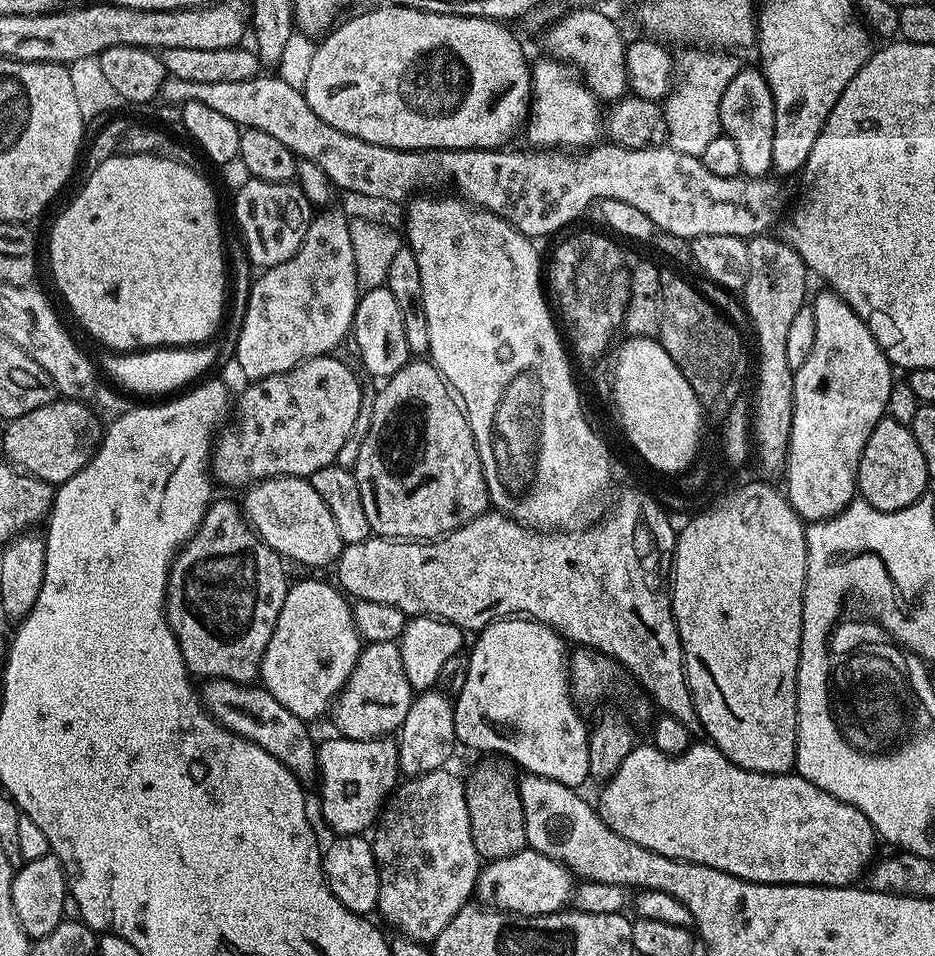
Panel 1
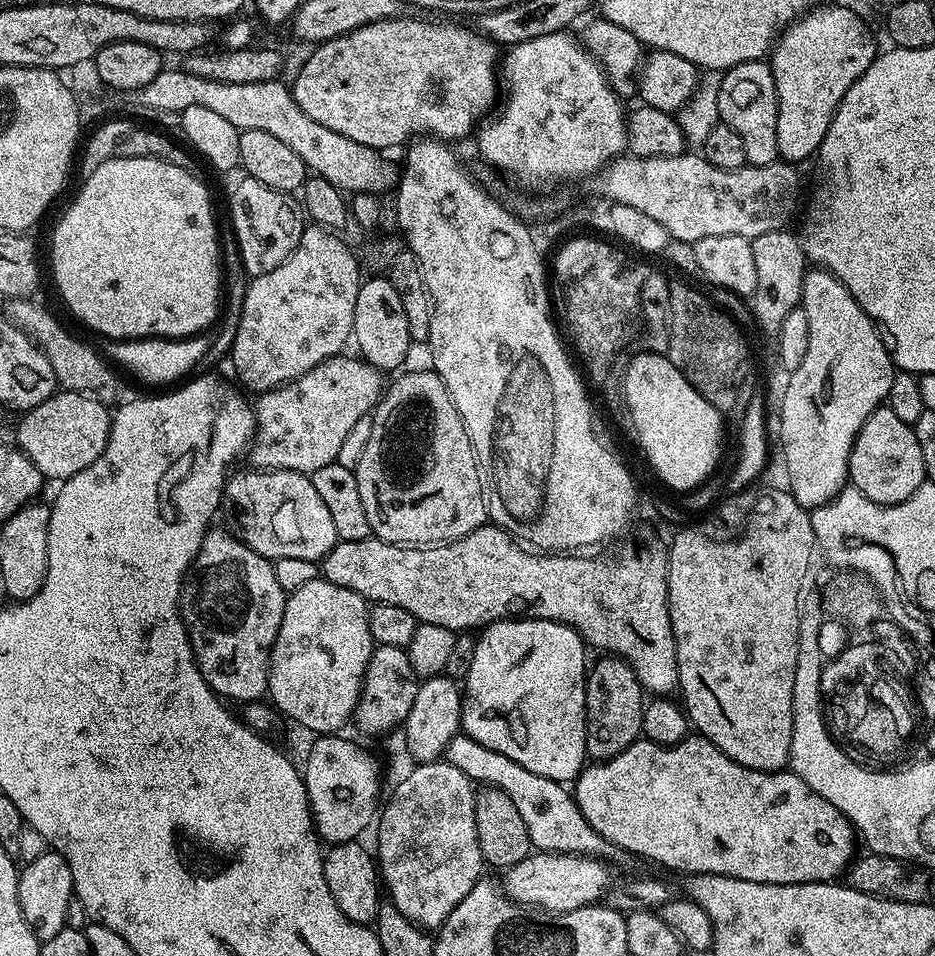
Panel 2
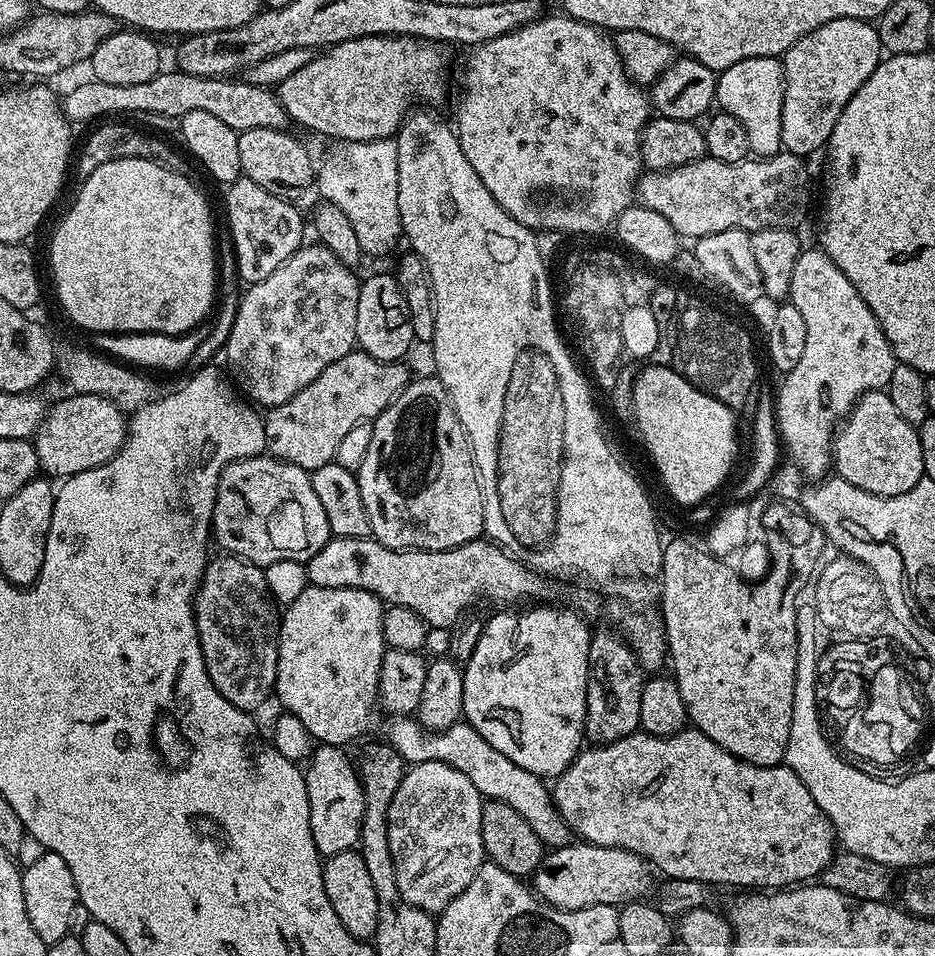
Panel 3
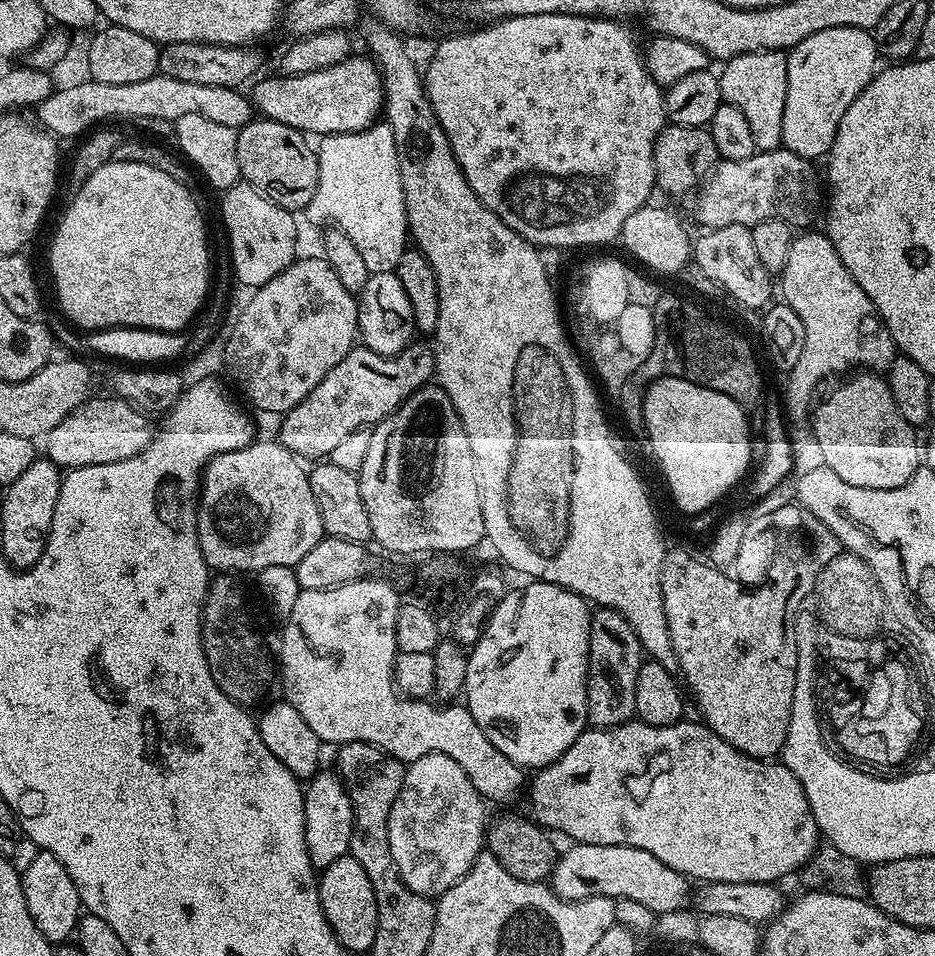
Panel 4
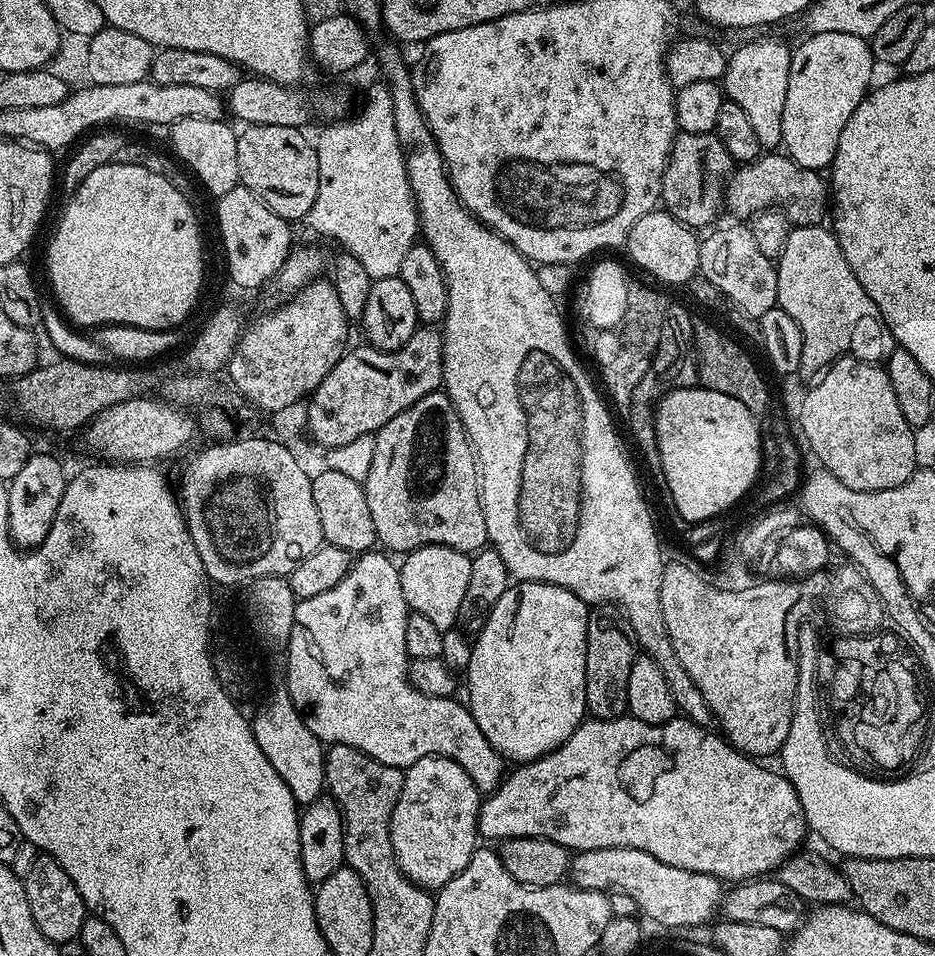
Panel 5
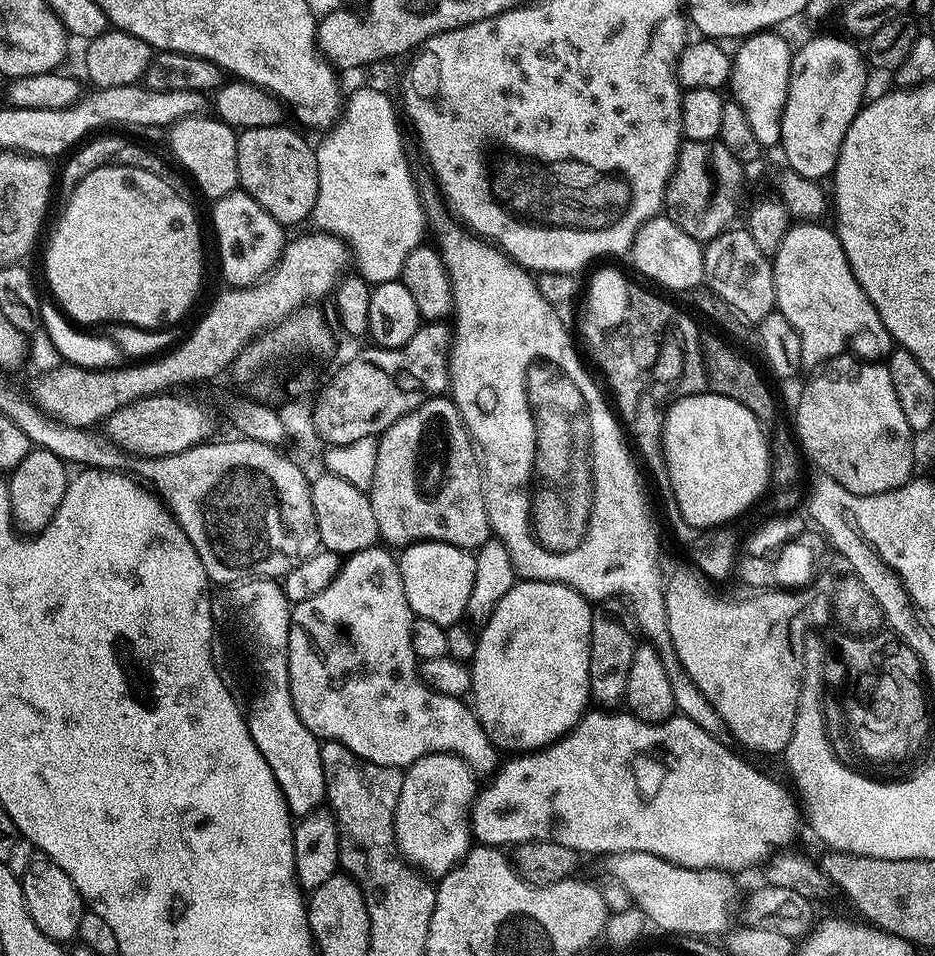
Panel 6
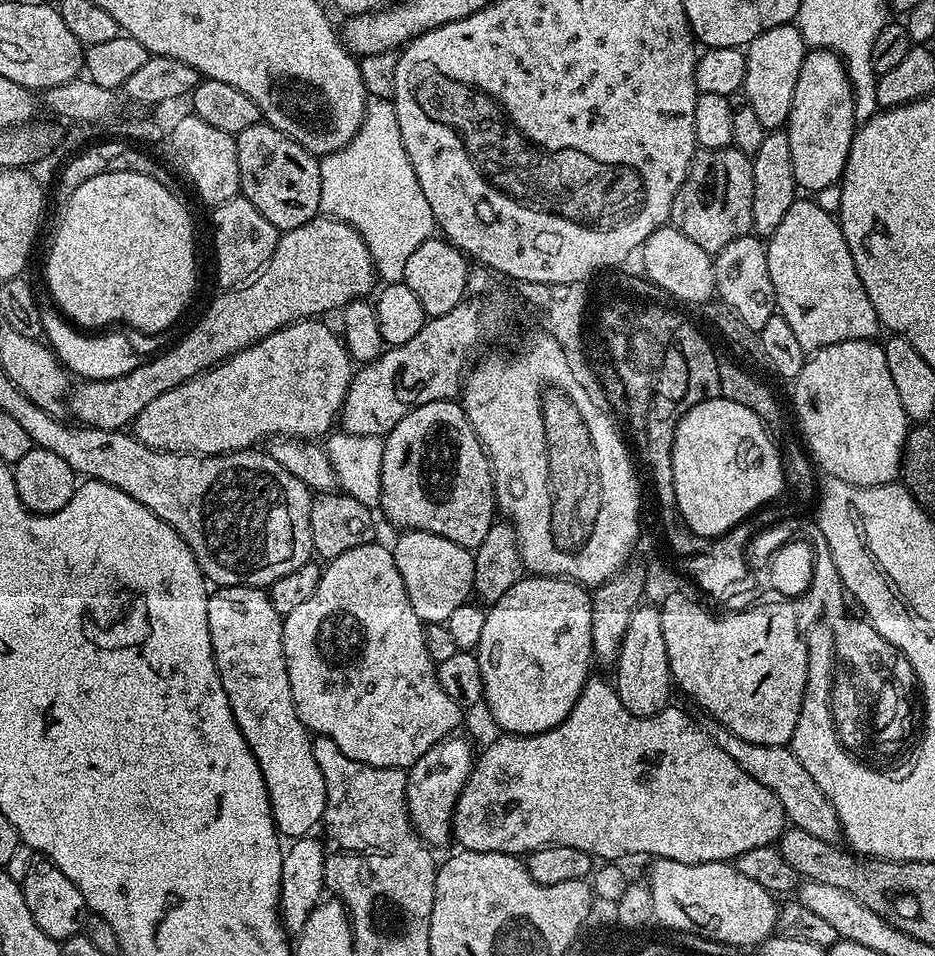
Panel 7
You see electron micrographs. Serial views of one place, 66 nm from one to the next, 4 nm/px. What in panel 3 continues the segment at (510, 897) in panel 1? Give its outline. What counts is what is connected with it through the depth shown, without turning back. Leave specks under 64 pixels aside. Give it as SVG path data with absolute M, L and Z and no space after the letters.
M569 842L562 848L551 849L545 855L544 861L531 877L530 884L544 903L569 912L595 904L623 906L643 901L654 888L651 875L653 873L644 857L627 852L624 848Z

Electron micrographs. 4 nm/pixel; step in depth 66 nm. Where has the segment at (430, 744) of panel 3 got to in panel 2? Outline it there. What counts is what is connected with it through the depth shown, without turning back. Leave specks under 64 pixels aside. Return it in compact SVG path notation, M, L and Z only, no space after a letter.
M458 734L450 742L446 753L447 763L458 766L462 774L480 786L502 790L514 802L522 822L526 822L526 830L530 834L533 849L541 852L561 852L575 856L594 856L613 865L624 864L630 860L629 853L623 852L613 845L611 840L602 838L576 805L575 795L568 792L559 780L542 778L542 774L534 774L534 770L526 770L526 766L518 766L506 754L498 754L498 750L490 750L474 738Z

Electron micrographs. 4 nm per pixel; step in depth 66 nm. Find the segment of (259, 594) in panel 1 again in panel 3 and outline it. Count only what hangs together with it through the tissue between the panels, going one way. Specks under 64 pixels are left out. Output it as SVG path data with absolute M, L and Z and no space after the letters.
M220 554L217 560L209 559L192 609L210 682L226 702L255 713L273 699L278 670L278 608L268 591L264 568L240 556Z

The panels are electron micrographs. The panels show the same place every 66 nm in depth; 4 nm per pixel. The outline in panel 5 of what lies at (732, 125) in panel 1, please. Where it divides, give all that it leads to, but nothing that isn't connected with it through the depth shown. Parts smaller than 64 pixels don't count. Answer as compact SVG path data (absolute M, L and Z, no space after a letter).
M752 40L728 56L722 91L742 106L764 150L776 150L782 144L782 109L786 107L786 86L790 86L791 61L790 48L780 40Z

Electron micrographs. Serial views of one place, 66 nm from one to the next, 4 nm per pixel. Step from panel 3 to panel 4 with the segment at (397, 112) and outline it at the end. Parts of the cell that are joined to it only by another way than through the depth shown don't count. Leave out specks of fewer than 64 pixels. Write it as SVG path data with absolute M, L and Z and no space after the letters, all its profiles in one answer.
M353 54L334 66L326 66L326 70L314 70L310 74L275 75L265 80L257 79L251 85L253 109L261 117L282 122L305 134L321 138L364 131L377 123L381 115L384 86L380 69L371 59L363 60L359 54Z

